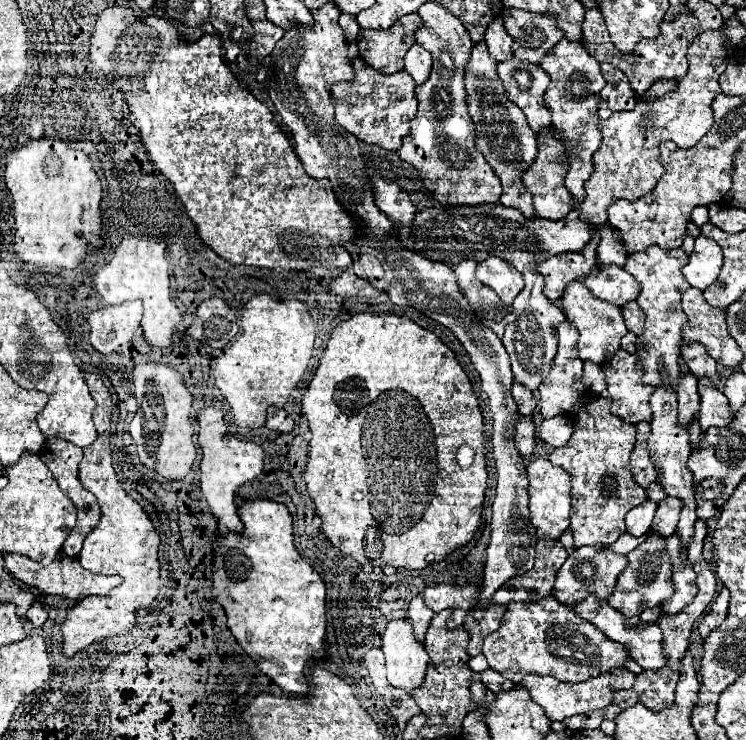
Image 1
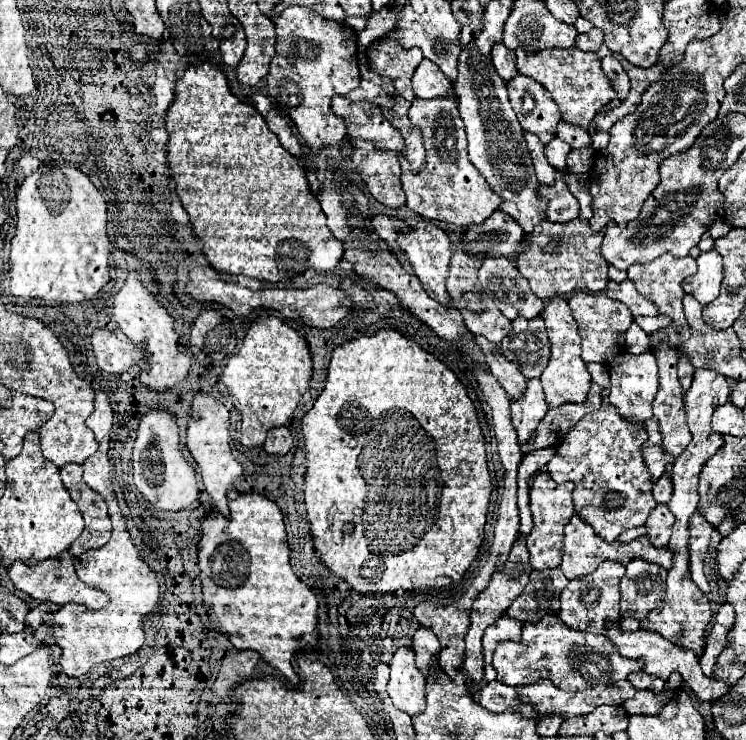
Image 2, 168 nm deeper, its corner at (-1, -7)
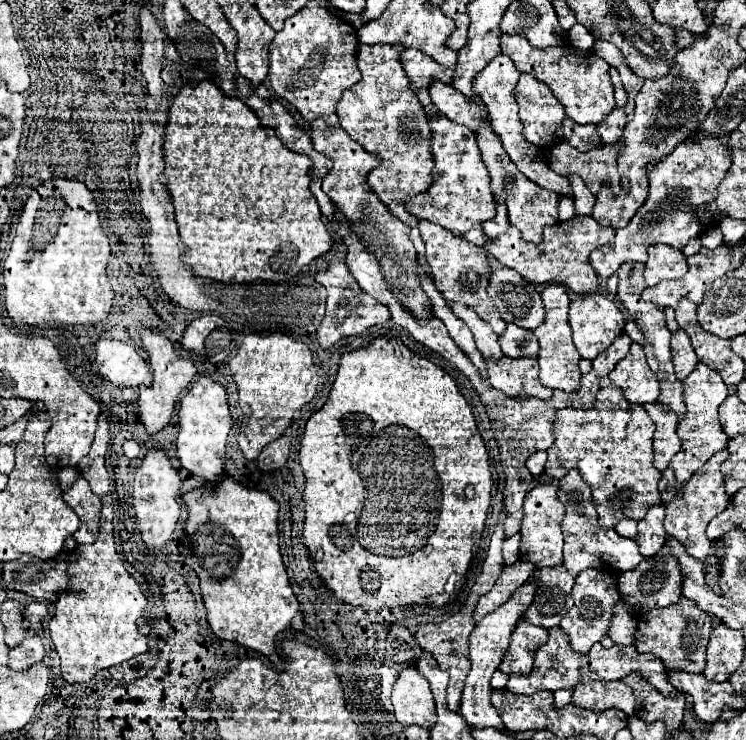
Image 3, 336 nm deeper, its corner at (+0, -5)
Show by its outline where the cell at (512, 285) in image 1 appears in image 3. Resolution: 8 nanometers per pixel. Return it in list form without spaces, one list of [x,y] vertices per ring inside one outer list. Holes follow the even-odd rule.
[[[500,267],[492,271],[488,295],[494,299],[496,309],[506,323],[534,331],[544,319],[540,293],[514,269]]]

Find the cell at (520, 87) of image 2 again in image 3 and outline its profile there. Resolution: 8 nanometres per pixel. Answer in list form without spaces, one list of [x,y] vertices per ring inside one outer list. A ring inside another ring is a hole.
[[[520,75],[516,99],[526,141],[538,147],[552,147],[562,141],[562,121],[566,119],[566,113],[542,81],[532,75]]]

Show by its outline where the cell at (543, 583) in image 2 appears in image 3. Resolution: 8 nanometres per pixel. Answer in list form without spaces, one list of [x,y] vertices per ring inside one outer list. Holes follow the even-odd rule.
[[[564,565],[550,569],[536,569],[534,579],[540,581],[540,587],[534,595],[532,605],[526,611],[526,621],[538,623],[546,629],[558,627],[560,619],[572,607],[572,585],[574,577],[566,571]]]

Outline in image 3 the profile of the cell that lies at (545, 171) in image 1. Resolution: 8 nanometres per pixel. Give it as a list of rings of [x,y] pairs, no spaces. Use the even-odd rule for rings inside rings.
[[[560,197],[558,209],[560,209],[560,221],[568,221],[568,219],[574,217],[574,201],[572,201],[572,199]]]

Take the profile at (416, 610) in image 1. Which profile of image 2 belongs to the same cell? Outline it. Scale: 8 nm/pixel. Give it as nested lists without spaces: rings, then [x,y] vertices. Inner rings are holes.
[[[419,625],[419,629],[413,635],[413,651],[417,655],[417,667],[423,671],[423,675],[429,675],[429,667],[435,665],[435,657],[439,649],[441,645],[435,633],[429,627]]]

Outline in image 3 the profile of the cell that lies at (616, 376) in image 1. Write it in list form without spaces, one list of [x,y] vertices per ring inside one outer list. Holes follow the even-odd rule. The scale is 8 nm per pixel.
[[[638,343],[630,345],[628,355],[622,361],[618,361],[618,365],[608,377],[614,385],[622,387],[630,403],[644,405],[658,399],[660,385],[658,385],[656,373],[650,371],[646,363],[646,355]]]

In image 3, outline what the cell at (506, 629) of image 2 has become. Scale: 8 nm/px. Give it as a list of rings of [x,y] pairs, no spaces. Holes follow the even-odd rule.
[[[520,621],[512,633],[512,641],[504,659],[500,663],[500,671],[528,675],[534,669],[534,653],[548,641],[548,629],[540,625],[532,625],[528,621]]]

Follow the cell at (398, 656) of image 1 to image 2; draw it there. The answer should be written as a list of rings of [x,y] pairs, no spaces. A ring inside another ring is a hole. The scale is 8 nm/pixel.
[[[399,647],[389,663],[391,679],[387,685],[389,697],[407,715],[423,713],[425,709],[425,675],[415,665],[415,653],[409,647]]]

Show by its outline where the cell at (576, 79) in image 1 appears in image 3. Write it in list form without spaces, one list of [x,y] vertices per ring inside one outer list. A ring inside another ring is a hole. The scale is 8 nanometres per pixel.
[[[502,35],[500,39],[502,55],[508,55],[520,73],[530,73],[538,81],[546,83],[554,97],[564,105],[566,115],[576,123],[598,123],[604,121],[616,107],[614,101],[614,85],[610,83],[608,69],[610,65],[588,50],[581,50],[572,45],[546,47],[536,49],[522,35]]]

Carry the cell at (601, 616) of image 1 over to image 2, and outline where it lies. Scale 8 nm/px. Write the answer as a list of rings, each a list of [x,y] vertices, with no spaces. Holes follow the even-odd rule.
[[[607,621],[605,623],[605,633],[603,633],[613,645],[615,649],[623,655],[623,657],[629,657],[629,659],[641,659],[643,661],[643,671],[653,675],[653,677],[659,677],[659,679],[667,679],[673,671],[679,671],[683,675],[683,681],[689,683],[689,687],[697,693],[697,697],[701,701],[715,701],[719,699],[721,695],[725,695],[729,691],[729,685],[723,683],[723,681],[715,681],[715,679],[709,679],[703,675],[703,671],[699,669],[699,659],[697,655],[691,651],[691,649],[683,649],[679,645],[673,645],[671,641],[663,639],[659,633],[655,631],[645,631],[645,629],[637,629],[637,631],[623,631],[619,627],[619,623],[613,623],[613,621]]]

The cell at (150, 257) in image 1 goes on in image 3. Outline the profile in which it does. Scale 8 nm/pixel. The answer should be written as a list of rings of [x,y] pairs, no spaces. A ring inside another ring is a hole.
[[[140,325],[140,335],[142,335],[142,343],[144,343],[144,349],[148,351],[148,359],[150,359],[150,365],[154,369],[154,383],[152,387],[141,385],[139,387],[139,395],[137,404],[139,407],[139,419],[144,423],[146,431],[150,437],[154,437],[158,431],[162,431],[168,423],[170,423],[170,417],[174,413],[174,407],[178,403],[178,395],[190,385],[190,381],[194,379],[196,375],[196,367],[192,361],[188,359],[182,359],[176,355],[172,343],[162,337],[162,335],[156,335],[152,333],[152,329],[148,325]]]

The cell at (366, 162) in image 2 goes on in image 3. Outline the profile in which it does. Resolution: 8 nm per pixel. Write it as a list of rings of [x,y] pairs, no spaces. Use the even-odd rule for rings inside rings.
[[[360,45],[356,59],[362,79],[342,93],[336,113],[342,129],[368,153],[382,159],[382,167],[368,175],[372,191],[382,199],[392,215],[396,215],[408,227],[416,227],[418,219],[406,211],[404,203],[406,199],[428,191],[432,185],[432,129],[422,103],[414,91],[410,91],[408,75],[400,63],[402,51],[404,45]]]

